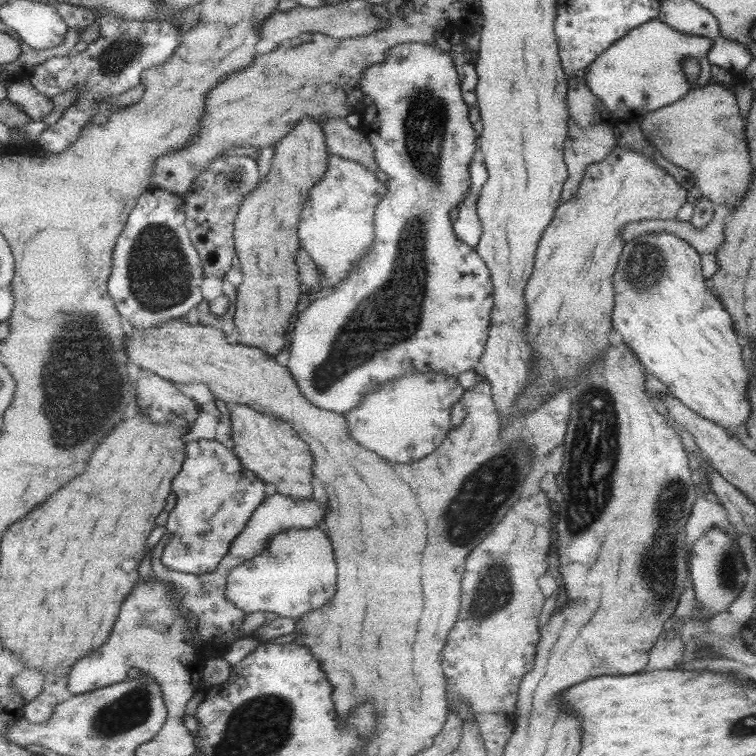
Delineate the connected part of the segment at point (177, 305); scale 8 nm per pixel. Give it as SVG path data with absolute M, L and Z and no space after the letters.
M149 187L140 196L136 207L128 216L128 223L117 241L114 252L112 278L108 291L116 303L118 311L127 318L130 326L136 330L148 330L154 325L164 324L173 318L185 316L191 308L203 302L205 269L200 252L193 246L189 228L186 225L186 205L184 198L167 189Z

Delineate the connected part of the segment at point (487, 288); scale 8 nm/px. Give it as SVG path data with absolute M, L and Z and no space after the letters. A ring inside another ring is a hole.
M404 43L390 48L383 62L370 66L364 72L360 87L372 98L375 106L379 109L377 122L371 123L369 126L371 130L366 133L375 147L376 161L379 163L380 170L385 172L388 177L389 192L376 208L376 239L372 244L371 251L360 260L360 263L356 264L356 267L352 268L345 282L339 283L323 294L325 298L315 300L303 314L298 315L298 319L294 323L294 331L290 337L291 345L288 348L291 353L288 367L296 377L297 385L300 385L300 390L304 393L305 398L317 408L345 415L361 405L361 401L377 391L381 384L401 378L403 374L413 372L415 368L417 368L417 372L435 370L455 377L464 372L478 369L479 357L486 343L490 310L495 296L493 296L493 288L485 263L479 258L472 245L457 236L454 223L451 222L451 216L449 216L451 210L459 209L469 196L472 185L470 166L477 154L475 147L478 138L473 131L470 106L464 99L462 84L454 58L435 45L422 43ZM409 358L413 360L415 368L409 368Z

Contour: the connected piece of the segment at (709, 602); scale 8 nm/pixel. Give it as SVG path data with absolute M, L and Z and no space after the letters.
M715 526L693 543L689 550L688 566L697 609L705 616L725 611L728 604L741 592L748 577L736 538L729 537Z

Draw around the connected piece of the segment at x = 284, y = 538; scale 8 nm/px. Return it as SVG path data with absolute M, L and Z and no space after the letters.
M290 528L275 535L261 554L230 571L227 593L247 614L261 610L298 620L333 600L338 580L336 553L326 530Z

